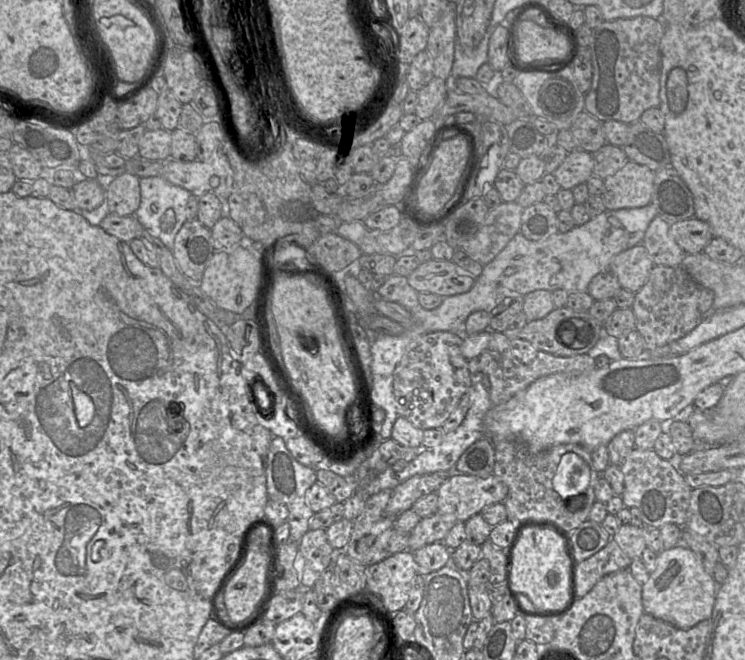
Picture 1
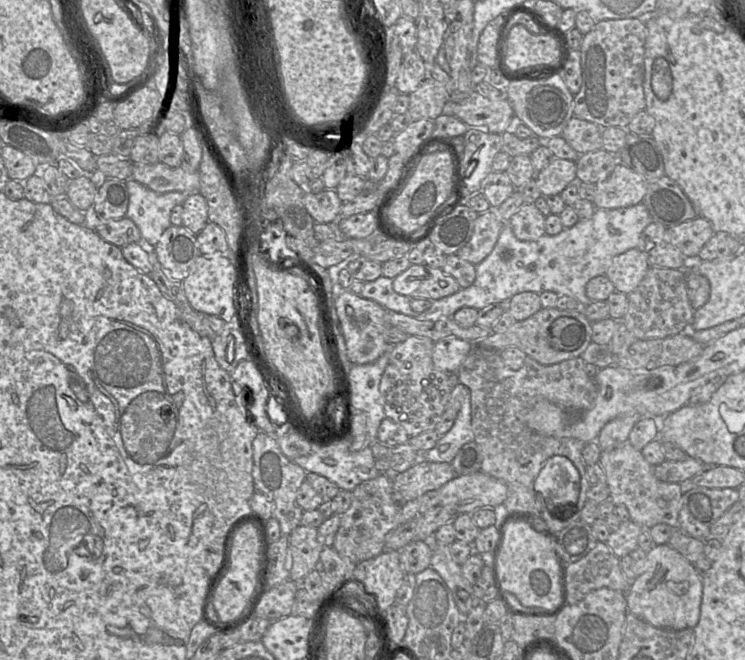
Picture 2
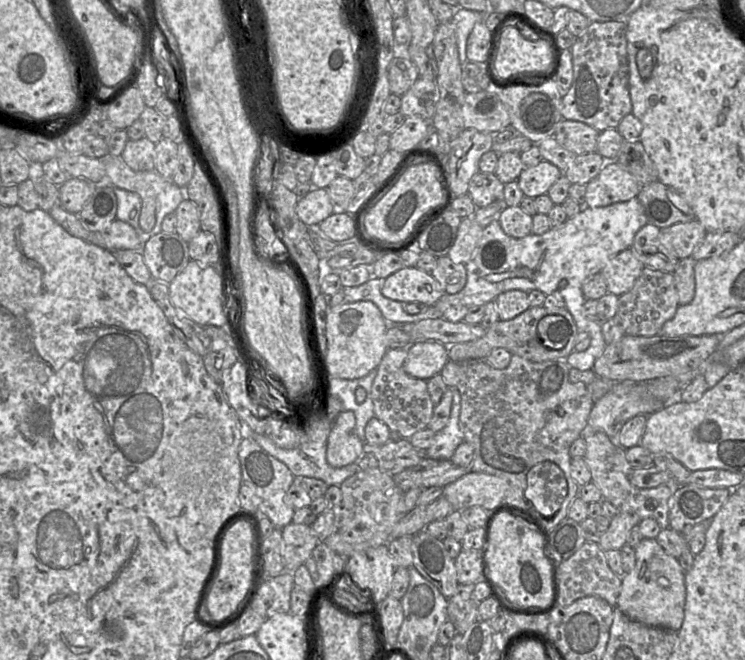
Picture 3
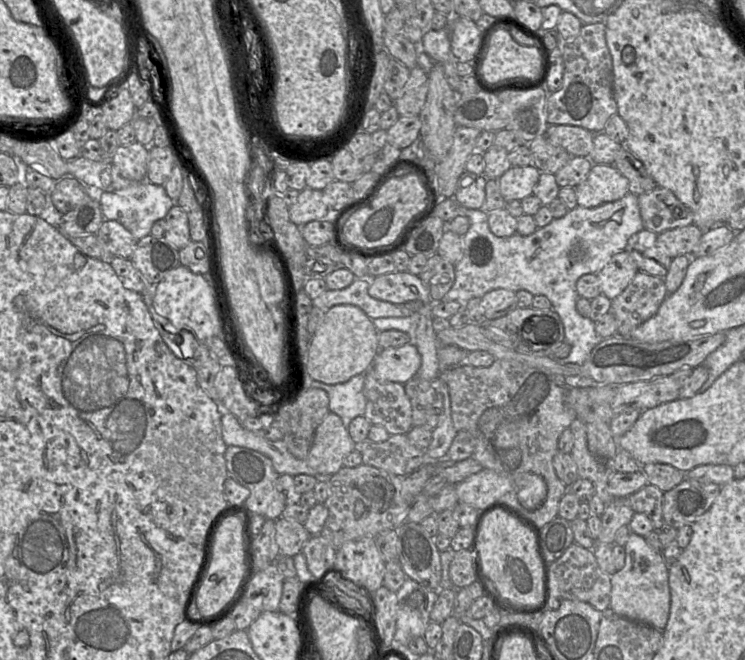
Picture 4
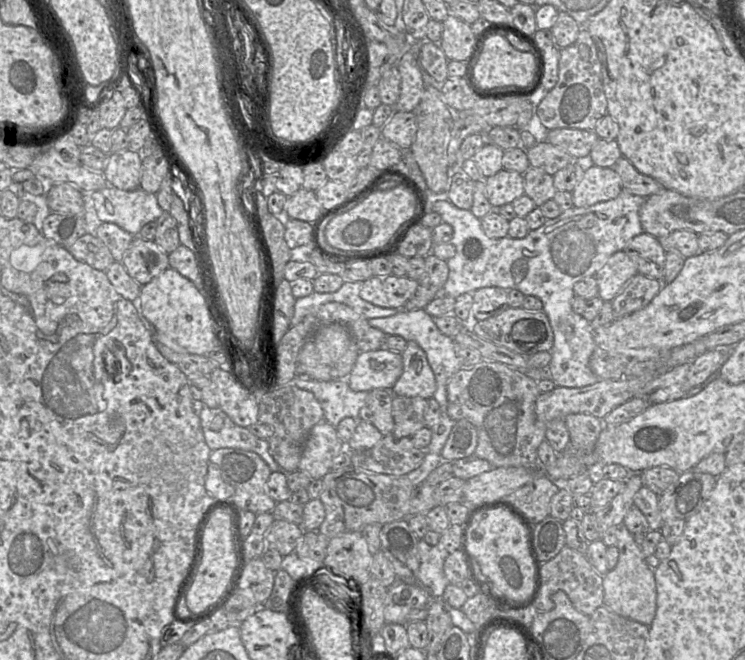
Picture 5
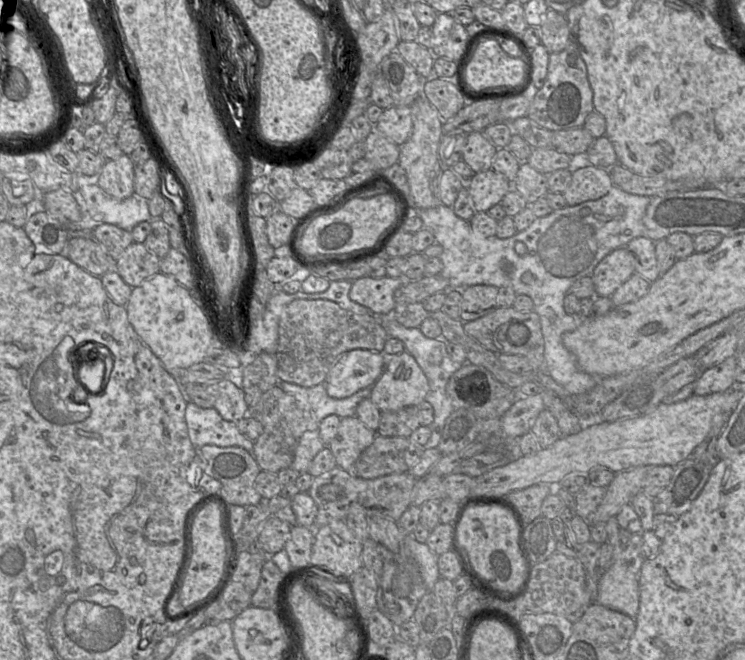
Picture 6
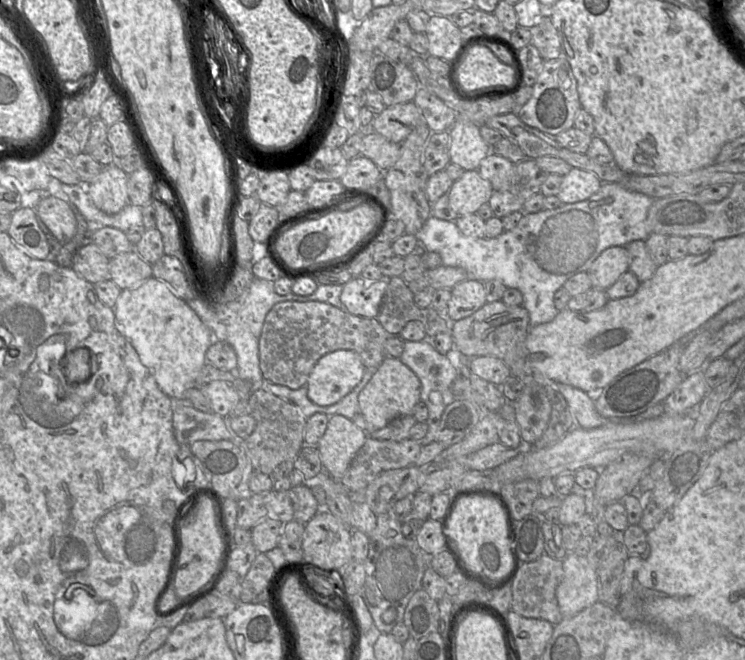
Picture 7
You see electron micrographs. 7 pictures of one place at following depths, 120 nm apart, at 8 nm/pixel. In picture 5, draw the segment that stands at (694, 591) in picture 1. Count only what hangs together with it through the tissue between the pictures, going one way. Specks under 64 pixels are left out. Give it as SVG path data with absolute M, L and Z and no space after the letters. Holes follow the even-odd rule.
M620 524L616 527L619 559L617 565L603 576L603 606L620 616L650 626L657 609L655 569L648 566L646 557L625 525Z

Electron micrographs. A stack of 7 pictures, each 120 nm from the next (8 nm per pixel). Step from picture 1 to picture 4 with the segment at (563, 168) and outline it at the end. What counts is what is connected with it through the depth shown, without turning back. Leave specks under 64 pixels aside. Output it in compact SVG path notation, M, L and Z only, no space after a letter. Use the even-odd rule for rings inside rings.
M534 165L512 166L498 179L501 195L506 202L532 195L540 174L541 171Z

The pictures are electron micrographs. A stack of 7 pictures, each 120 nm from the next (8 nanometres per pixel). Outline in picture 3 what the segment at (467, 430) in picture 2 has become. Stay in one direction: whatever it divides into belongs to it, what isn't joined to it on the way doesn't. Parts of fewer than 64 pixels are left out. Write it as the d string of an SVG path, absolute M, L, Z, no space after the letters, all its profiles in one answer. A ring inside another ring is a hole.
M448 387L448 389L452 388L453 390L453 401L450 416L447 424L444 428L439 430L434 434L433 441L431 445L425 450L424 456L436 459L436 460L450 460L456 448L465 440L464 433L460 428L459 418L461 411L461 398L459 391L454 387Z

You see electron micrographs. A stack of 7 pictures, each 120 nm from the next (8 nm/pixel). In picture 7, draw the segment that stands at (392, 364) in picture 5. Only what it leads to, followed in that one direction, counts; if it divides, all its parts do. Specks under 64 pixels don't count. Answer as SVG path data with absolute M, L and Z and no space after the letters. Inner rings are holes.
M351 350L325 354L313 367L307 384L308 398L319 406L330 406L349 394L362 380L365 367Z

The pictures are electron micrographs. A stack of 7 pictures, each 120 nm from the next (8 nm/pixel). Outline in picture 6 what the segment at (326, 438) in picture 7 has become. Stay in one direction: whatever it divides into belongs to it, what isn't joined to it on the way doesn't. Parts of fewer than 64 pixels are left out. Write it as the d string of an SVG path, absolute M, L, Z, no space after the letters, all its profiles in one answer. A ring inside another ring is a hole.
M356 416L344 417L334 438L325 447L330 449L337 467L353 473L353 465L361 453L372 444L375 435L376 431L368 428Z

